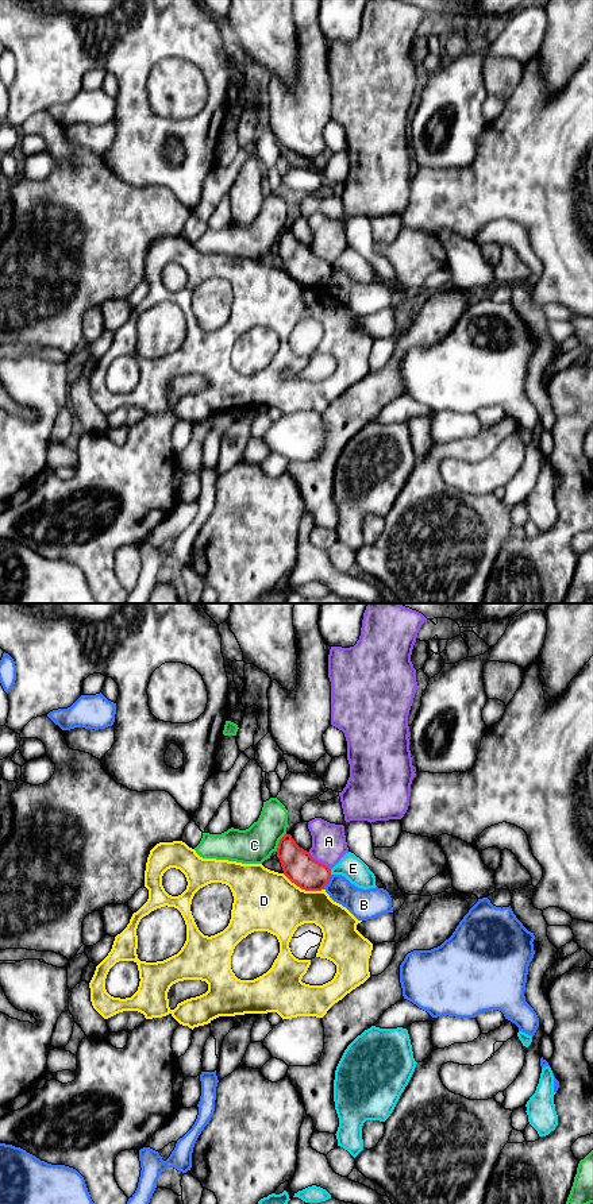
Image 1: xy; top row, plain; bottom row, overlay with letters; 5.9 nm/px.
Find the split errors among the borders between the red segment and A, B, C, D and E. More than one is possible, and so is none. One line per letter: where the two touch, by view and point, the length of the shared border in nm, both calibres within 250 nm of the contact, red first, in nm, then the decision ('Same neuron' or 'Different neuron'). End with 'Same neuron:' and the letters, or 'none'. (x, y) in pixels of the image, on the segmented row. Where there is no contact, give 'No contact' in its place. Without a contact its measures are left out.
A: Touches red at xy (318, 861). Shared border 170 nm. Thickness 190 nm (red) against 200 nm. Different neuron
B: Touches red at xy (328, 880). Shared border 100 nm. Thickness 190 nm (red) against 180 nm. Different neuron
C: Touches red at xy (278, 842). Shared border 130 nm. Thickness 190 nm (red) against 220 nm. Same neuron
D: Touches red at xy (303, 888). Shared border 260 nm. Thickness 190 nm (red) against 360 nm. Different neuron
E: Touches red at xy (330, 872). Shared border 30 nm. Thickness 190 nm (red) against 150 nm. Different neuron
Same neuron: C

